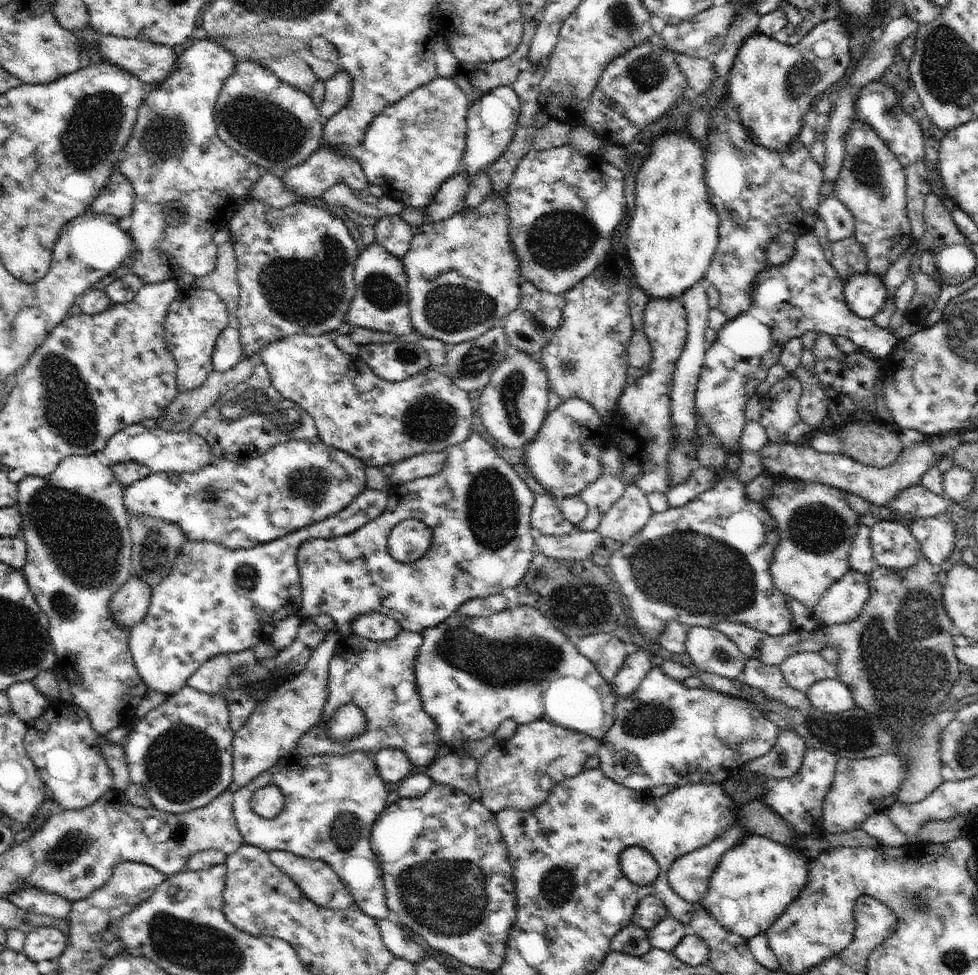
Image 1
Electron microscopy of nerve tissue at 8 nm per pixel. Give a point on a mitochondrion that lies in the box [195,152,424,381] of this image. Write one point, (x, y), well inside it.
(307, 293)

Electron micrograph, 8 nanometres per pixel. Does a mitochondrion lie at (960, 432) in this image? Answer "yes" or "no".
no

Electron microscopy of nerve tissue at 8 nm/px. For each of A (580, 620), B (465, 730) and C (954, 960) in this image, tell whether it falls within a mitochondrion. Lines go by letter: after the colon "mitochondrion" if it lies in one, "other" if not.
A: mitochondrion
B: other
C: mitochondrion

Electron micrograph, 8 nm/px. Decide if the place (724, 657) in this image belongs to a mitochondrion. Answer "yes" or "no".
yes

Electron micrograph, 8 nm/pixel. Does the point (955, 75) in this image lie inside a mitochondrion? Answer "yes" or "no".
yes

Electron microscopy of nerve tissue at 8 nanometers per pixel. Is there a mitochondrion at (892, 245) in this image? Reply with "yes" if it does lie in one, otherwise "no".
no

